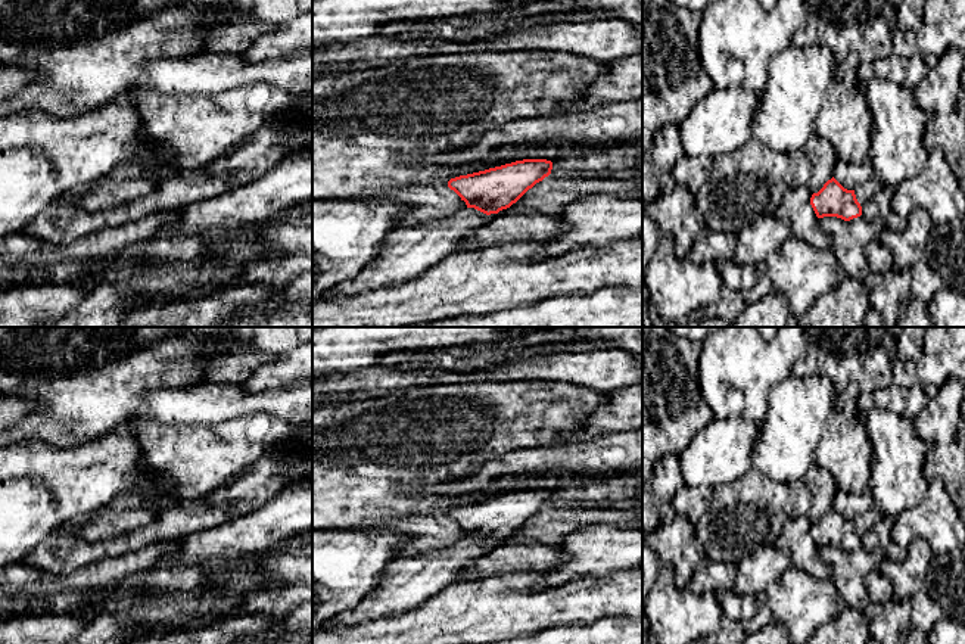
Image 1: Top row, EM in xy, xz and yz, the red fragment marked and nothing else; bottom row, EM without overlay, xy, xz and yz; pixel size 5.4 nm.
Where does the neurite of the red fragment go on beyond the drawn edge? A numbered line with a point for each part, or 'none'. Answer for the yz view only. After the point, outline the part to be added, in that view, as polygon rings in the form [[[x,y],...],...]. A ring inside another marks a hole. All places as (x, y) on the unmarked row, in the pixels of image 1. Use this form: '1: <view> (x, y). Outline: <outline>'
1: yz (867, 520). Outline: [[[871,507],[863,514],[857,516],[855,519],[855,525],[860,536],[874,528],[874,525],[878,523],[882,517],[884,514],[875,507]]]

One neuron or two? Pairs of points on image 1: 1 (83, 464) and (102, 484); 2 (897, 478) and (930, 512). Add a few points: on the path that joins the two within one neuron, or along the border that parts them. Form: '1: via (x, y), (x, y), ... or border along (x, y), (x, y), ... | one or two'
1: via (87, 469), (97, 479) | one
2: border along (930, 481), (927, 494), (895, 519) | two

